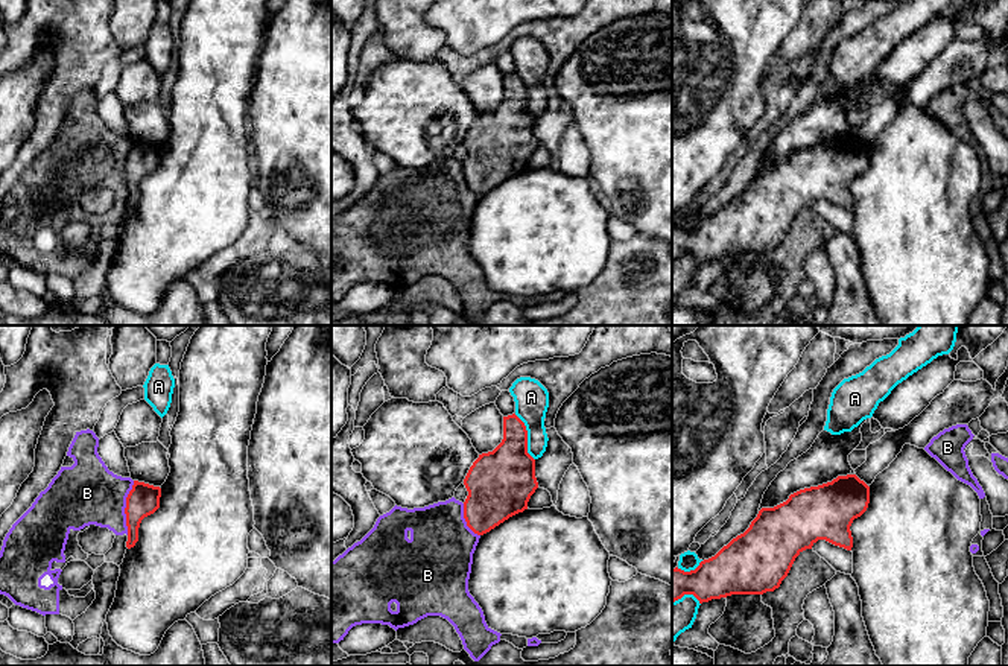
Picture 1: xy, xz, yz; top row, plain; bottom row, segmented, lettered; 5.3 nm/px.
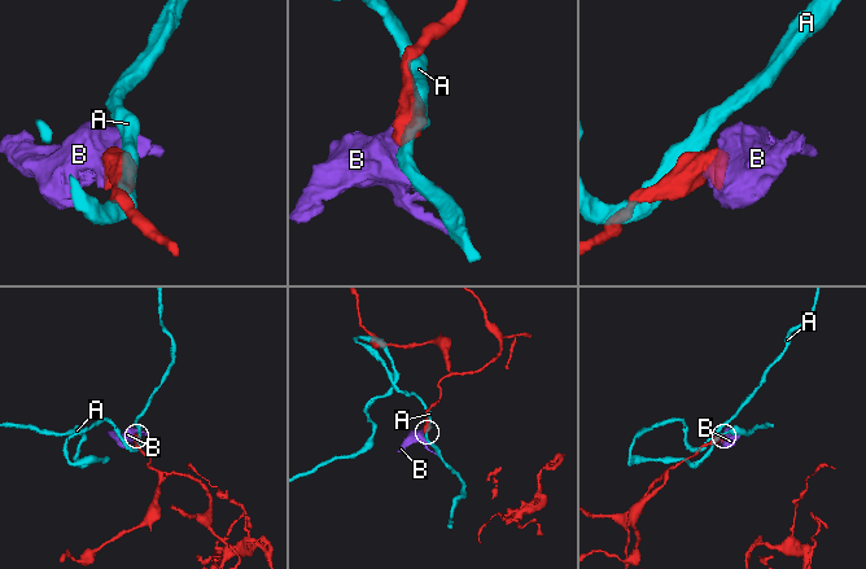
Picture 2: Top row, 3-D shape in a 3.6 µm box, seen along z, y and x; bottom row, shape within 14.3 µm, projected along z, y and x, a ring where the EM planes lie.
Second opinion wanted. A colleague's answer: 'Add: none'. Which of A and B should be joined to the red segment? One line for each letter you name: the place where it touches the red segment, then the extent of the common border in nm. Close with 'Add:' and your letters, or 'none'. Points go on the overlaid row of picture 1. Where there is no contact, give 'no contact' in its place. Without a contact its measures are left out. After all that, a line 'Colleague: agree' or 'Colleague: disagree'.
Add: none
Colleague: agree

